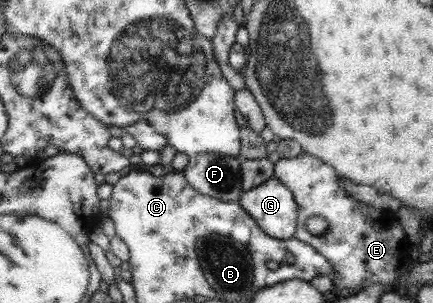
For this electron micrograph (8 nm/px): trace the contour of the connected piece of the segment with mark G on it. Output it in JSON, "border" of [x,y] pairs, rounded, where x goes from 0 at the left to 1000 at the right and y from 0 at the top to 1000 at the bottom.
{"border":[[[626,581],[589,620],[561,630],[547,663],[621,779],[663,792],[681,776],[691,686],[674,630],[637,587]]]}

